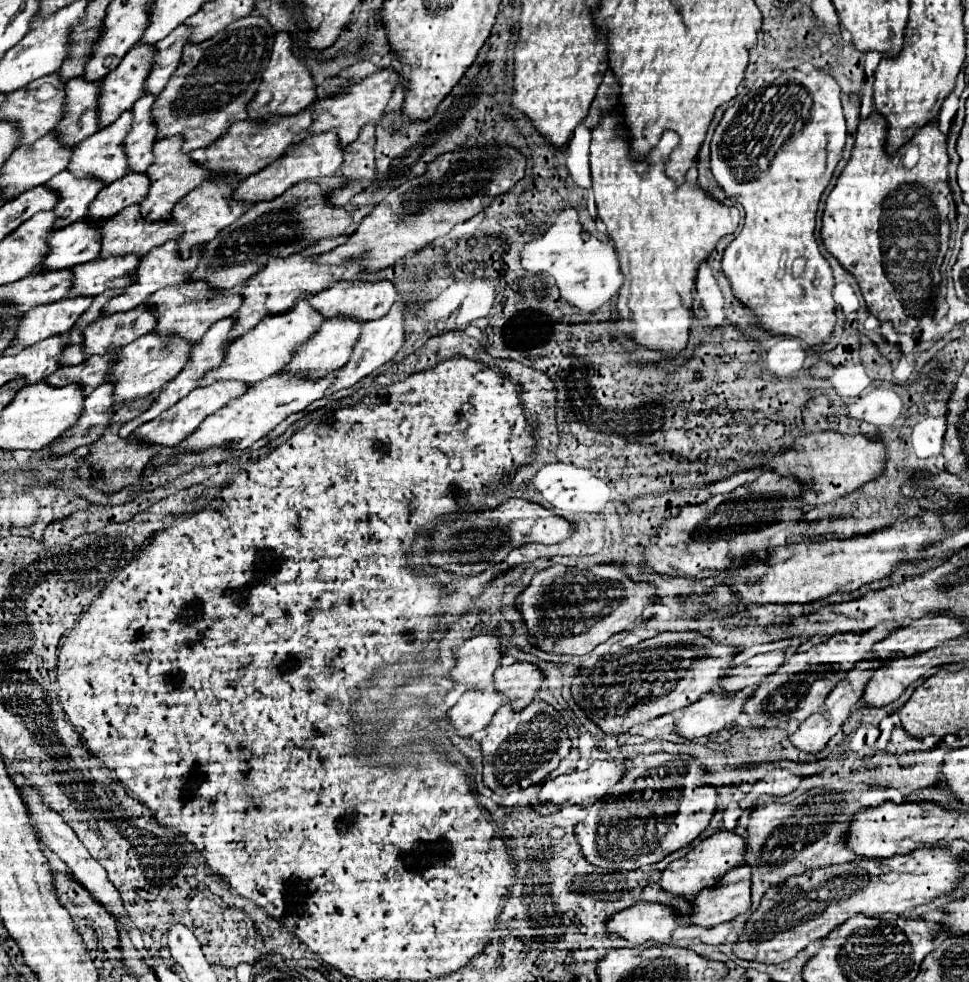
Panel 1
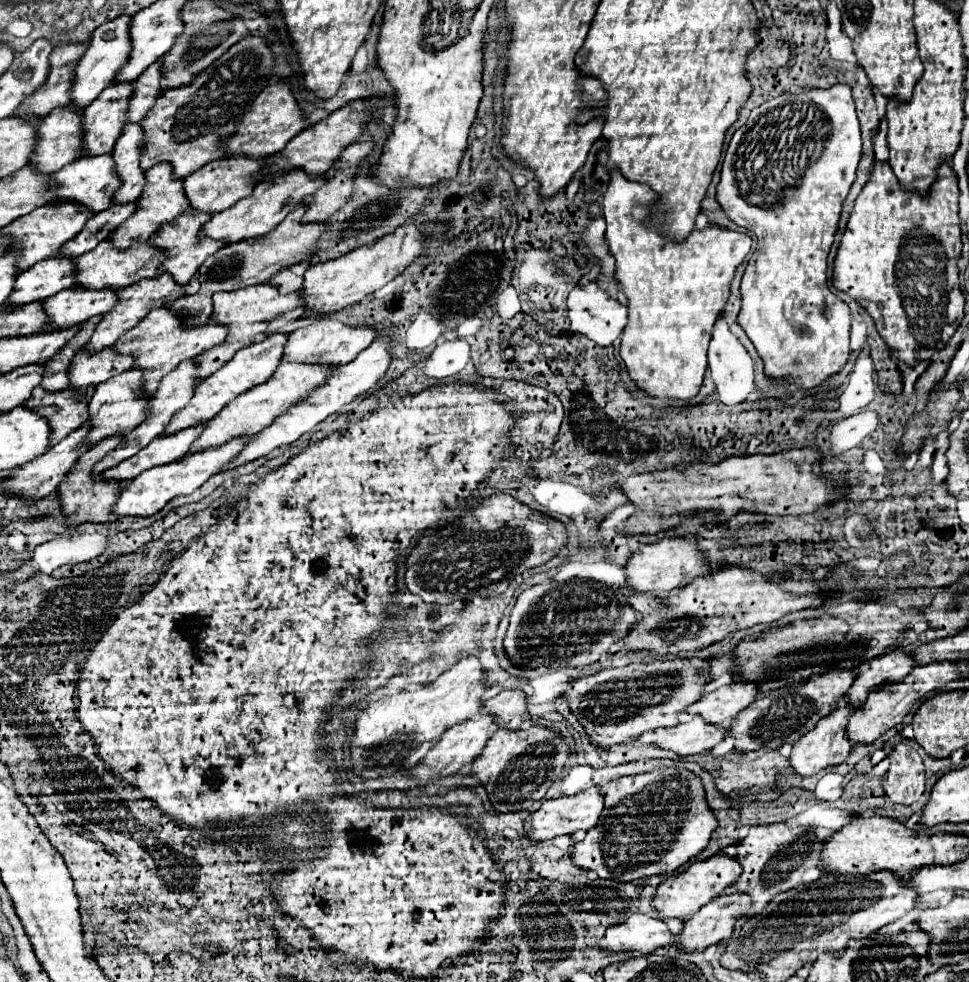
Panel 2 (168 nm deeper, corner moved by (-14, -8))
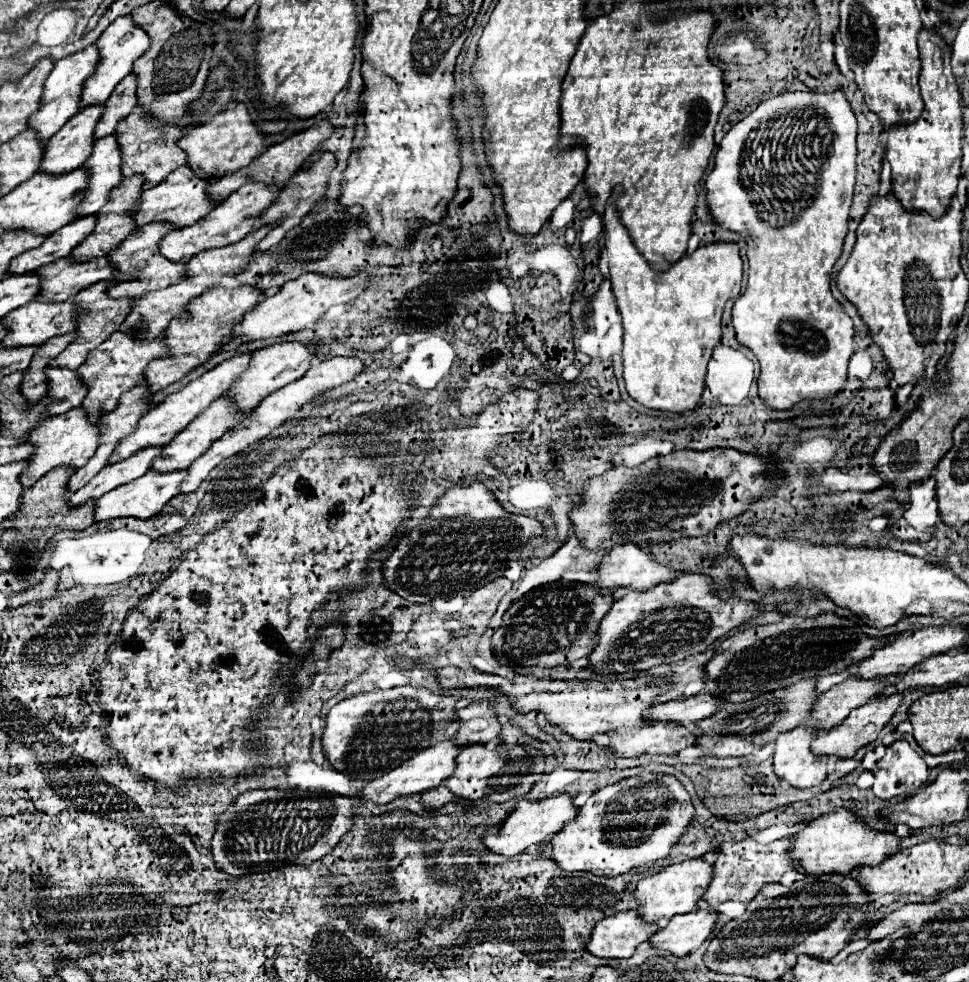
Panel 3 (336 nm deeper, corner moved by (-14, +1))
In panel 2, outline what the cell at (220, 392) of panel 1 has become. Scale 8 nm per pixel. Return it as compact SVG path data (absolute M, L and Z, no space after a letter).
M205 423L189 427L185 431L169 435L169 437L157 437L155 441L151 441L151 445L147 445L147 449L141 449L135 457L129 457L127 461L119 463L117 467L103 471L101 479L123 483L123 481L131 481L133 477L137 477L139 473L143 473L151 467L159 467L159 465L177 461L183 457L183 453L187 453L191 443L199 437L199 433L203 429L205 429Z

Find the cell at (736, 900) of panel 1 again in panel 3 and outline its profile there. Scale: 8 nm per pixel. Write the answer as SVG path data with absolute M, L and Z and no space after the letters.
M711 908L673 916L671 922L651 938L651 942L655 948L667 950L673 956L687 956L713 934L717 916L719 914Z

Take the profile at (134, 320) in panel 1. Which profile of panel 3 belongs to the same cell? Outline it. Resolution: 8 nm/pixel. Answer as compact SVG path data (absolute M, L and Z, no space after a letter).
M47 368L49 396L53 402L47 406L47 414L63 414L83 402L87 396L87 386L75 370L67 368Z

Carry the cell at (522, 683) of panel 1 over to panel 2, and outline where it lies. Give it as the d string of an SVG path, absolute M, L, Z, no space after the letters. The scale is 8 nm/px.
M505 689L493 699L485 701L485 713L495 717L497 727L503 729L519 729L523 723L523 715L527 709L527 701L521 689Z

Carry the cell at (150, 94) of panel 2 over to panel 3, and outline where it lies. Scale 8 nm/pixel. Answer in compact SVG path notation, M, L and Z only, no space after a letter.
M129 74L123 82L117 84L115 92L107 100L107 112L103 112L103 120L99 120L99 128L95 128L95 136L103 138L115 132L115 126L129 116L129 112L137 106L137 76Z

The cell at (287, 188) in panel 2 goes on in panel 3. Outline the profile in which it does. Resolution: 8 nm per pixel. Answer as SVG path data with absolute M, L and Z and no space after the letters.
M247 182L239 190L229 194L229 198L225 198L215 210L211 210L207 216L203 216L203 220L199 220L197 224L187 226L187 228L179 228L179 230L167 234L161 240L159 250L163 252L163 256L167 256L171 260L181 260L181 258L191 258L191 256L199 254L201 250L235 244L259 226L261 214L265 212L265 208L269 208L279 198L279 194L281 194L279 186L267 186L261 182Z

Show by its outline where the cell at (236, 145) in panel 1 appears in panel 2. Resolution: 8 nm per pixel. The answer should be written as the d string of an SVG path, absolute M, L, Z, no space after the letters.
M225 157L225 159L217 159L213 163L207 163L199 171L185 177L183 189L185 189L185 195L187 195L193 211L213 215L223 209L229 209L239 199L251 195L251 191L253 191L251 177L261 171L261 163L263 161L255 161L255 159L247 159L247 157Z

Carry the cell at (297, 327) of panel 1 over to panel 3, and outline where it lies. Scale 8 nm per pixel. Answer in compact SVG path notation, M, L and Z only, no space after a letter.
M253 352L235 354L233 358L227 358L221 364L217 364L215 368L207 370L197 380L191 380L183 390L167 396L147 416L143 416L143 420L139 422L139 428L131 436L127 436L127 440L119 442L119 448L115 448L115 456L111 456L111 462L119 462L119 460L123 460L123 458L131 456L133 452L147 448L147 446L165 446L169 440L173 440L181 432L181 428L187 428L187 424L191 420L195 420L195 416L199 416L213 400L217 400L223 392L227 392L231 388L231 384L249 368L251 358L253 358Z

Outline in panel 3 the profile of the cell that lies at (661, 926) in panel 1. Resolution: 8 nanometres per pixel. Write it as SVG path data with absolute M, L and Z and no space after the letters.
M635 910L619 912L597 922L587 950L599 958L631 958L635 948L657 930L657 924L645 922Z

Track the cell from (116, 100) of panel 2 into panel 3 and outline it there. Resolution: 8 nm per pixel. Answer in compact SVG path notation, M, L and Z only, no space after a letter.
M93 104L93 106L83 106L73 118L67 120L67 124L49 138L47 142L47 156L43 156L43 172L71 172L71 168L79 168L91 152L95 144L95 126L105 110L105 104Z

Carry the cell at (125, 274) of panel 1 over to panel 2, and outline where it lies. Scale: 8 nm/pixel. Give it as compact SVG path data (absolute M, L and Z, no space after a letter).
M63 289L43 301L43 311L51 317L47 329L71 329L71 325L83 325L95 315L103 315L115 307L117 295L113 289Z

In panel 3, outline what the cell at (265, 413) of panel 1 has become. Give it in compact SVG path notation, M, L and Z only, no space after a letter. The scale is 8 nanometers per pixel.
M147 470L141 478L131 480L129 484L121 484L117 488L113 488L111 492L103 494L97 502L95 502L95 520L109 520L109 518L117 518L117 516L137 516L137 518L151 518L155 514L161 512L161 508L179 494L181 490L181 482L185 480L187 470L175 470L175 472L155 472L155 470Z

